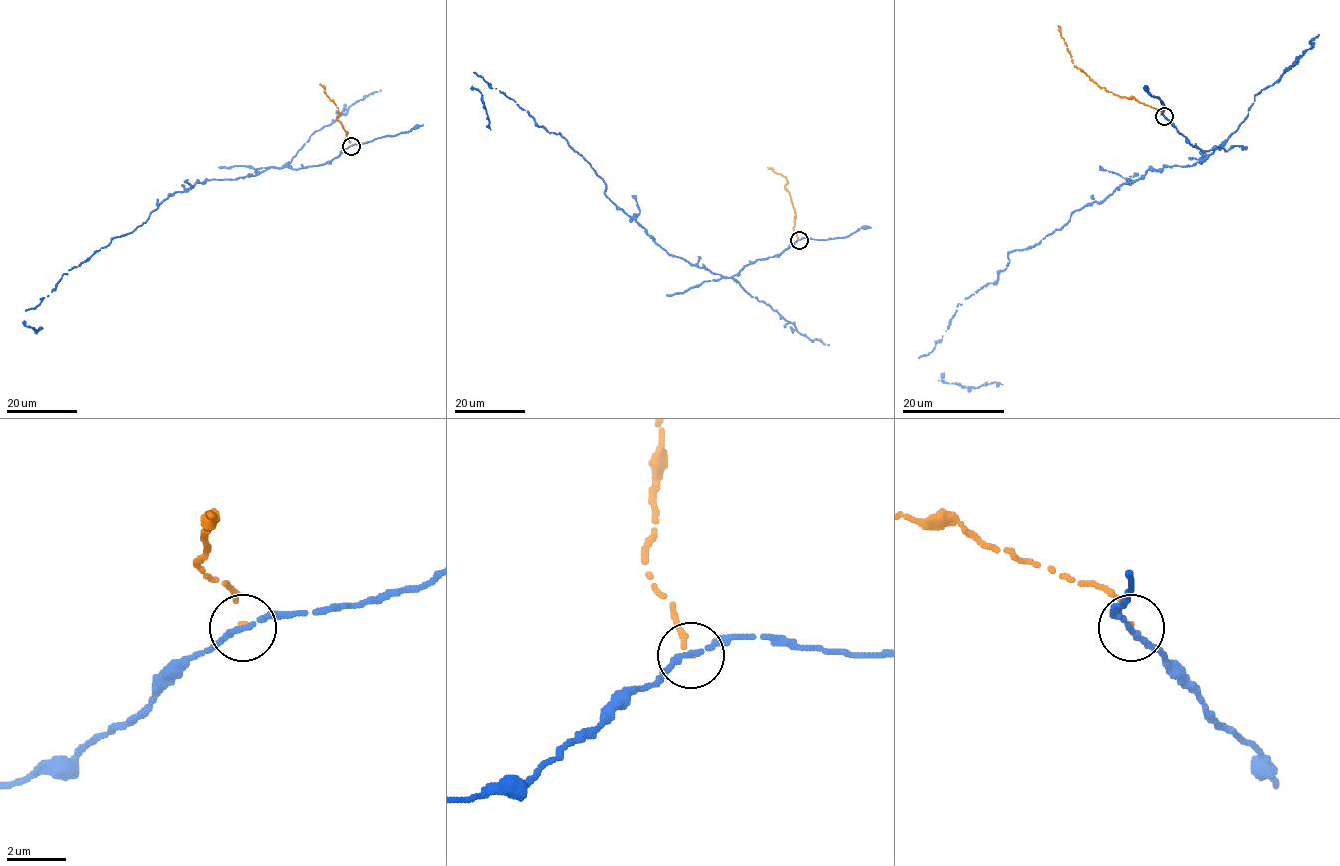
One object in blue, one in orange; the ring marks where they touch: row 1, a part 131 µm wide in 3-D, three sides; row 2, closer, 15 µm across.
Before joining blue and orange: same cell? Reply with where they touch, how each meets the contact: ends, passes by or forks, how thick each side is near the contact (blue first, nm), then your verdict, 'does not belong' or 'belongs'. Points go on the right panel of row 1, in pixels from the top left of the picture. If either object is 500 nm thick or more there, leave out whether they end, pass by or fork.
at (1164, 116); blue passes by; orange ends there; 190 nm thick on the blue side, 100 nm on the other; does not belong

